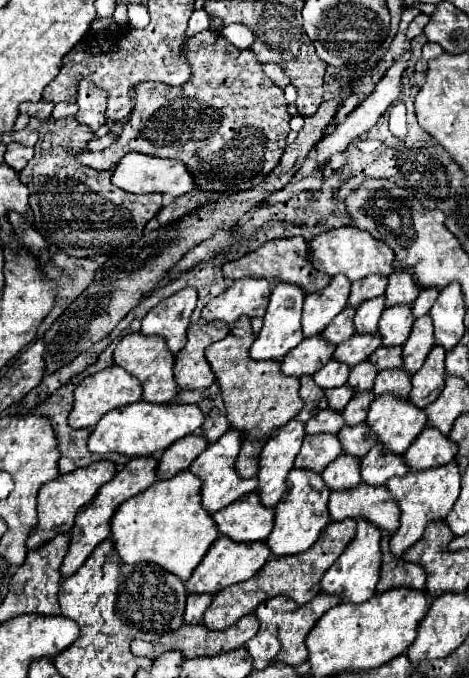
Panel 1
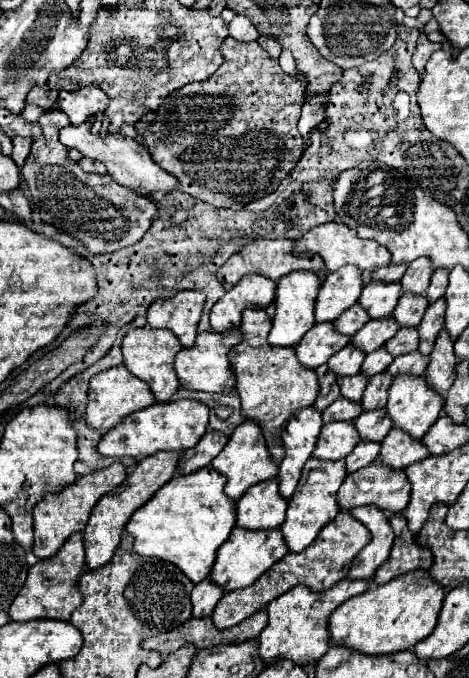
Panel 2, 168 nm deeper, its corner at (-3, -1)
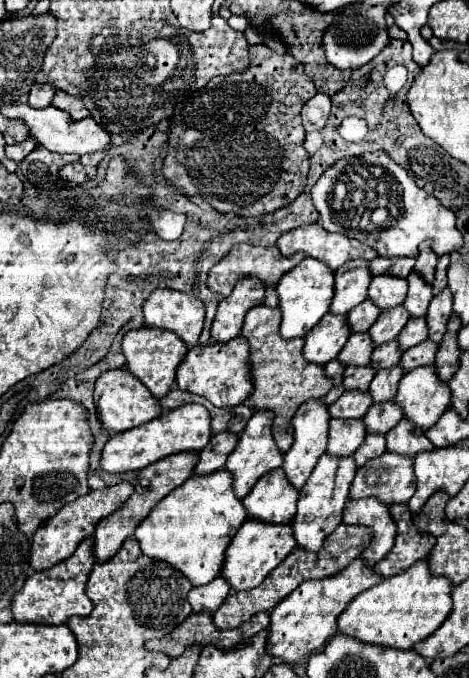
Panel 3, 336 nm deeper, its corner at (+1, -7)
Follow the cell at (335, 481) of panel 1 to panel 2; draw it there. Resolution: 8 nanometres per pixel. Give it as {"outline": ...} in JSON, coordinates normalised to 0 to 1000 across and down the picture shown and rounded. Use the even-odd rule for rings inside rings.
{"outline":[[[770,650],[757,656],[757,662],[736,674],[736,692],[740,698],[757,698],[770,689],[783,689],[787,683],[795,683],[804,677],[804,662],[808,653],[795,656],[791,650]]]}

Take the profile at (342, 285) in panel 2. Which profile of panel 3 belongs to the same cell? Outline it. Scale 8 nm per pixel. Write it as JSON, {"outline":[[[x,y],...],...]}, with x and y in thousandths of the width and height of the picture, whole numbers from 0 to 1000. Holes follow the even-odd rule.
{"outline":[[[753,382],[731,388],[714,400],[714,438],[706,447],[706,462],[744,462],[783,438],[791,417],[791,391],[774,382]]]}

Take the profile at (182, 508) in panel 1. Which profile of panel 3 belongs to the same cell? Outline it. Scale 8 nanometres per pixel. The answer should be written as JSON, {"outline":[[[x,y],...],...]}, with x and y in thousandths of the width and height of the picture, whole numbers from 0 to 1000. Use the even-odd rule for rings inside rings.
{"outline":[[[471,692],[446,701],[403,704],[386,718],[335,742],[301,774],[292,774],[288,792],[313,822],[365,830],[412,863],[441,863],[467,851],[480,830],[480,813],[527,763],[514,736],[497,727],[488,695]]]}

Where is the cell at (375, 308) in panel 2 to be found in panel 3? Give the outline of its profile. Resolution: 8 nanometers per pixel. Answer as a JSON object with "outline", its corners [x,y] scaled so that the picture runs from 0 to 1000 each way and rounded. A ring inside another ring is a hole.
{"outline":[[[800,406],[787,420],[787,441],[808,456],[834,456],[859,447],[868,435],[868,412],[838,406]]]}

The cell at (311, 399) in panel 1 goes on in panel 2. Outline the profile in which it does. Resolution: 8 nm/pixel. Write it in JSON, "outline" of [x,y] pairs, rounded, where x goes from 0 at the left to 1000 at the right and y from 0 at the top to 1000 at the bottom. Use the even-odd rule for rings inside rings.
{"outline":[[[697,538],[676,541],[672,550],[676,550],[676,556],[680,556],[680,583],[676,583],[672,594],[667,594],[667,603],[689,606],[689,603],[697,603],[727,580],[723,580],[719,559],[714,559],[710,550],[701,550]]]}

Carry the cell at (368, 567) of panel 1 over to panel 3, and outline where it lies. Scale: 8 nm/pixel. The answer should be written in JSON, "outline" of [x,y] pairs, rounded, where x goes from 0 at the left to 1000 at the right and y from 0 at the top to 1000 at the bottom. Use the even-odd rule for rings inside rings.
{"outline":[[[761,736],[740,739],[731,751],[731,771],[740,774],[778,774],[800,783],[795,798],[774,813],[770,824],[787,833],[812,827],[838,807],[838,795],[846,789],[842,768],[829,757],[829,748],[804,736]]]}

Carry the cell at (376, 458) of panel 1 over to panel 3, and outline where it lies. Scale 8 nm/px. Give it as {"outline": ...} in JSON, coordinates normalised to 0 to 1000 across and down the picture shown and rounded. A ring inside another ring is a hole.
{"outline":[[[855,618],[829,639],[825,639],[825,665],[846,671],[885,674],[898,665],[915,665],[923,653],[906,645],[906,636],[885,630],[872,618]]]}

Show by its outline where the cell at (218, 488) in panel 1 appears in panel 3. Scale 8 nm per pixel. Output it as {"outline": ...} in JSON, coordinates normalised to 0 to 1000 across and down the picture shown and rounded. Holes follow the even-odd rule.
{"outline":[[[544,606],[539,615],[531,618],[522,636],[510,642],[510,653],[501,659],[501,665],[488,671],[484,677],[484,686],[480,692],[497,701],[497,721],[501,721],[501,730],[510,736],[518,736],[522,730],[531,730],[531,724],[539,721],[539,715],[574,695],[599,689],[603,683],[603,671],[582,647],[582,639],[578,639],[578,627],[582,627],[582,618],[586,618],[586,609],[582,606]]]}

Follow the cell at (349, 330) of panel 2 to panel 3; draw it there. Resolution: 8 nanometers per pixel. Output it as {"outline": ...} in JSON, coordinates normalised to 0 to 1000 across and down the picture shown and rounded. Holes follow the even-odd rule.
{"outline":[[[778,441],[774,447],[765,447],[761,453],[753,453],[753,459],[744,459],[744,479],[753,491],[774,491],[787,488],[787,482],[804,473],[804,468],[812,465],[812,459],[804,459],[804,453],[795,450],[791,441]]]}

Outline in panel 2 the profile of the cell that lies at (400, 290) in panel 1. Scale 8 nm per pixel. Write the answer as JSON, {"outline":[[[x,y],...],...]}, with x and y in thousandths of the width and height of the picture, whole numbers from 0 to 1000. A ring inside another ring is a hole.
{"outline":[[[893,379],[885,385],[876,385],[868,391],[868,400],[855,412],[855,429],[859,432],[906,432],[906,426],[915,423],[915,409],[919,409],[923,397],[915,397],[915,382],[910,379]]]}

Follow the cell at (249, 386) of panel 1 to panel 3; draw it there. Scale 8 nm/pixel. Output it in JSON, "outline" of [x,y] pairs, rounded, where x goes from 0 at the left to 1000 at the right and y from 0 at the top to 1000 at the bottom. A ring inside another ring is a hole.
{"outline":[[[552,450],[539,453],[522,465],[518,488],[514,494],[535,509],[535,550],[544,577],[535,583],[535,591],[544,603],[574,603],[586,606],[582,618],[582,645],[603,665],[616,665],[625,656],[625,612],[633,609],[638,597],[659,588],[684,588],[697,583],[697,577],[710,571],[710,559],[693,553],[689,538],[659,535],[646,527],[646,509],[650,500],[603,500],[595,494],[595,476],[599,476],[599,456],[595,453],[569,453]]]}

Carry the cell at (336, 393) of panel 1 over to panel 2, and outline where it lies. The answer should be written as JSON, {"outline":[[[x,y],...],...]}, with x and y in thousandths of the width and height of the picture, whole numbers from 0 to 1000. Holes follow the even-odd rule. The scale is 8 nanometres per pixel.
{"outline":[[[753,553],[753,556],[731,556],[723,559],[723,571],[727,571],[727,586],[740,586],[744,591],[770,591],[770,583],[778,577],[783,568],[783,556],[770,553]]]}

